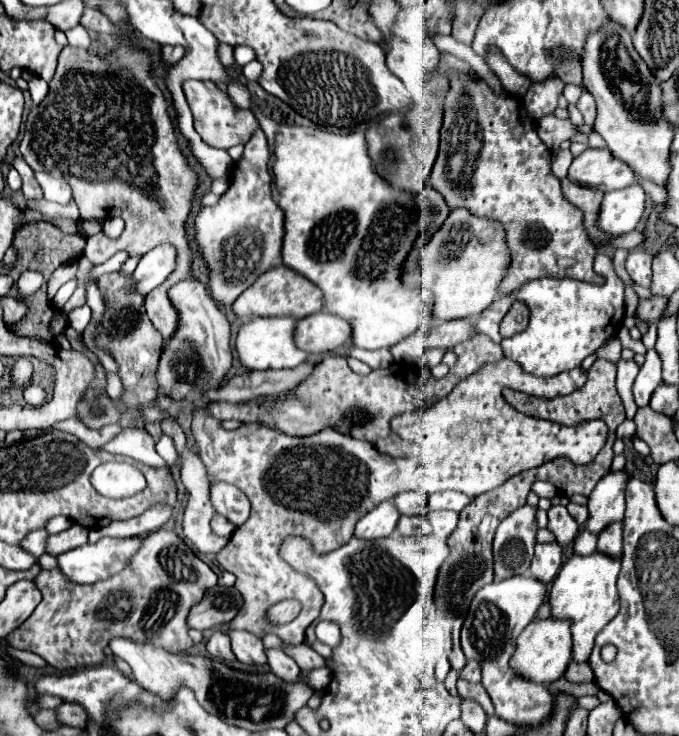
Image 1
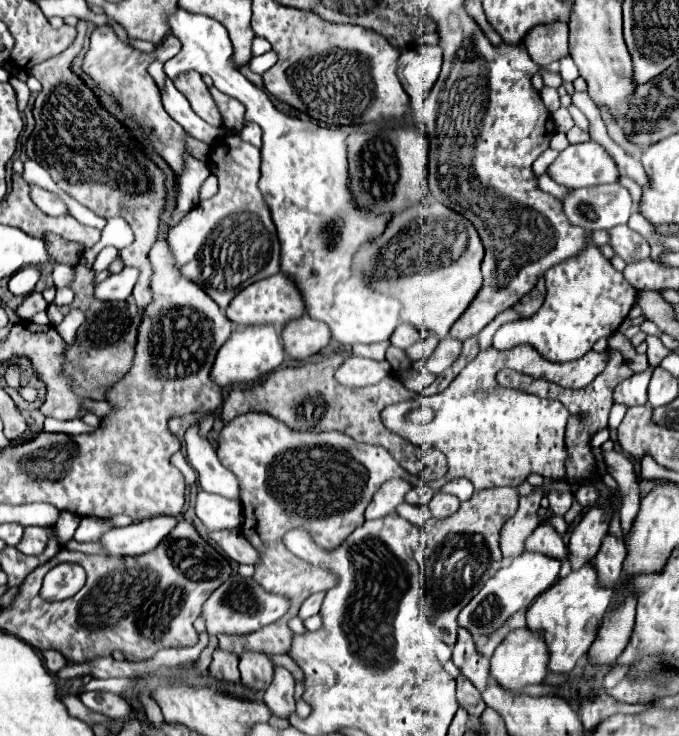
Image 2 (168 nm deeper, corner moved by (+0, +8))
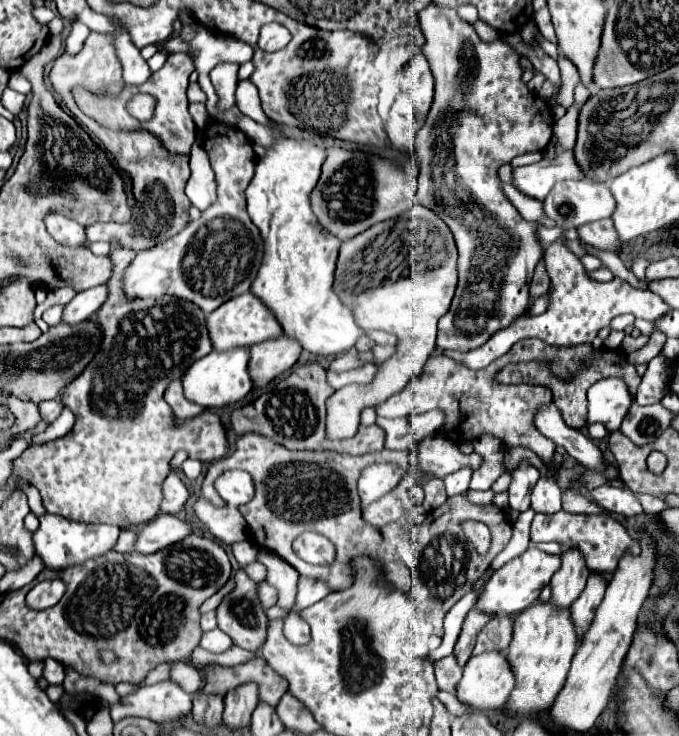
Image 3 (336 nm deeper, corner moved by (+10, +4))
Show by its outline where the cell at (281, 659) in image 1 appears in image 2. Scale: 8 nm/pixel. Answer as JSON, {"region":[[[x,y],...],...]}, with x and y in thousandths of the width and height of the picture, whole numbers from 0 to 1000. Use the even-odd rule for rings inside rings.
{"region":[[[404,908],[404,924],[398,935],[389,940],[386,951],[395,959],[395,965],[401,965],[401,973],[424,978],[436,962],[430,916],[418,908]]]}

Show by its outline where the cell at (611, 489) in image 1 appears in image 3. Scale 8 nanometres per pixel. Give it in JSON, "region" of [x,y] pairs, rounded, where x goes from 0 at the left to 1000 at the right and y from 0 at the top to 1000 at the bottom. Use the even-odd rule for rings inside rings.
{"region":[[[839,745],[825,755],[828,766],[822,777],[813,783],[813,818],[819,823],[839,823],[857,799],[863,796],[863,785],[869,780],[863,761],[851,745]]]}

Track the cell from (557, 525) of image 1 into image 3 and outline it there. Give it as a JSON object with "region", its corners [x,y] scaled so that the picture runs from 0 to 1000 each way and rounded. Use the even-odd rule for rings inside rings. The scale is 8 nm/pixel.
{"region":[[[795,649],[784,668],[784,690],[795,698],[819,698],[828,693],[828,666],[810,649]]]}

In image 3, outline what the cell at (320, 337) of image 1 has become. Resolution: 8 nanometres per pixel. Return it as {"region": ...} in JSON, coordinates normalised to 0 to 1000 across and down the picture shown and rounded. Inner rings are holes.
{"region":[[[412,457],[368,470],[368,508],[374,511],[374,524],[389,524],[427,503],[439,492],[442,481],[442,465],[427,457]]]}

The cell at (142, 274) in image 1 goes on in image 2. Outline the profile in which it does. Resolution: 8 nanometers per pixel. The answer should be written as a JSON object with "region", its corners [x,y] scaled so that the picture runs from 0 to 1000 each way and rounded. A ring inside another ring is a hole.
{"region":[[[183,364],[177,372],[159,375],[153,383],[141,386],[138,402],[153,410],[168,410],[168,408],[186,408],[194,399],[194,391],[203,380],[203,367],[200,364]]]}

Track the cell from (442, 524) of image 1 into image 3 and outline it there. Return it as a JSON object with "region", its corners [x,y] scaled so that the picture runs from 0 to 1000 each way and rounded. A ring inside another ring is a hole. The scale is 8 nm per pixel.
{"region":[[[639,649],[630,658],[624,658],[624,668],[627,668],[627,677],[624,677],[624,685],[622,688],[630,696],[648,690],[657,682],[657,668],[651,663],[651,652],[648,649]]]}

